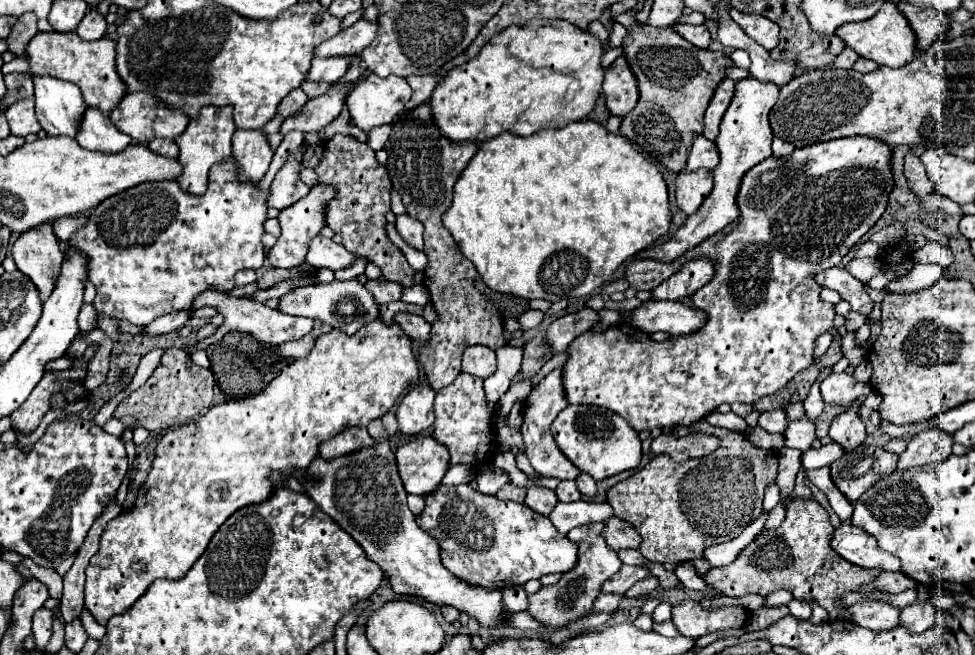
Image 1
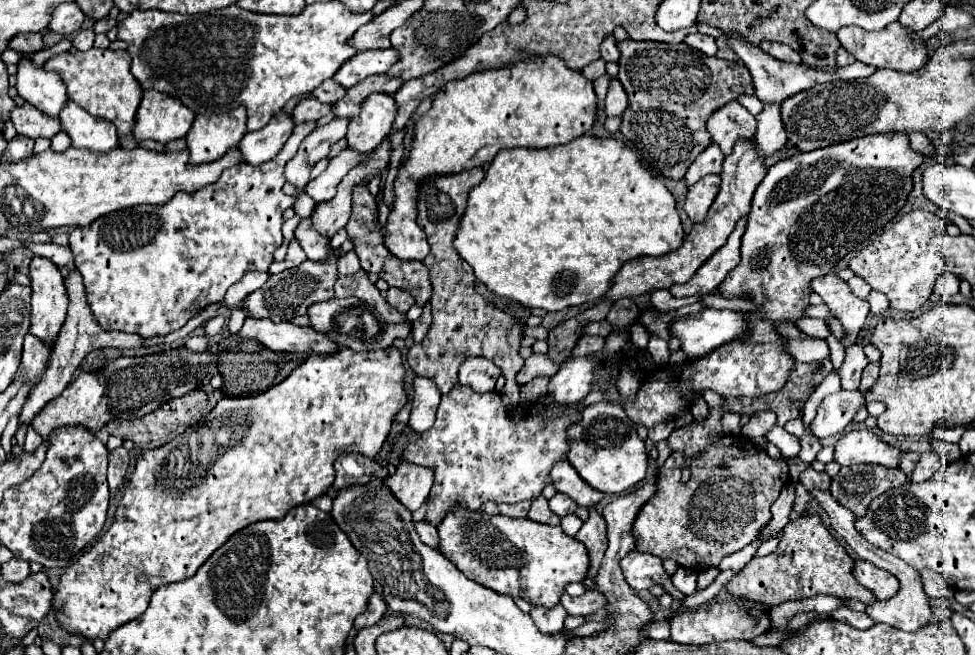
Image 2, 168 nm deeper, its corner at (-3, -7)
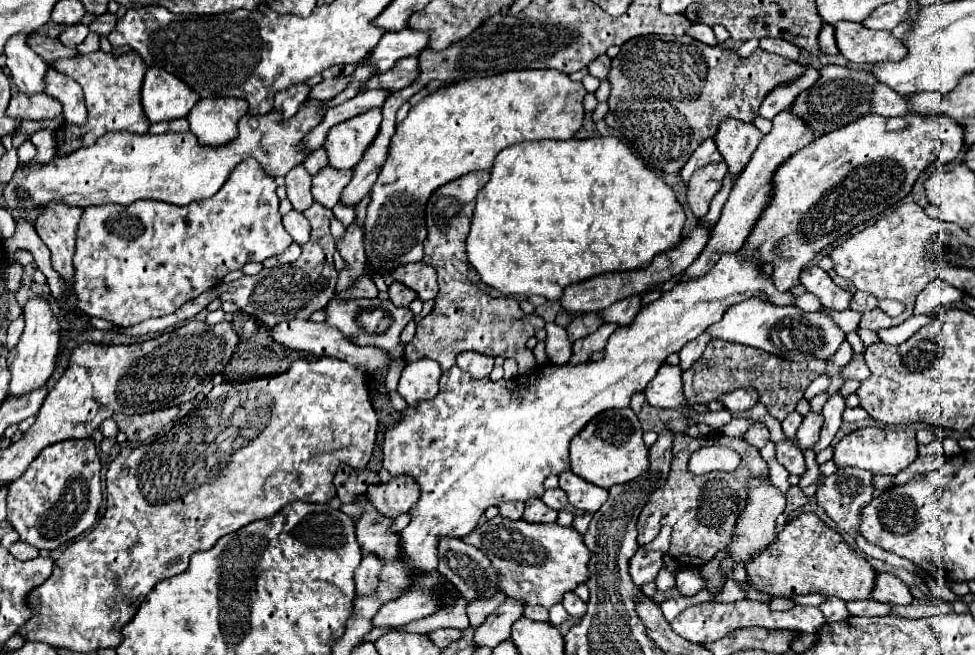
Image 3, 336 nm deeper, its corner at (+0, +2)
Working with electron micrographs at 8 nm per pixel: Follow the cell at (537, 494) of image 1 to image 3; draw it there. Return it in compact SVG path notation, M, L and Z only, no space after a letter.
M530 498L526 502L526 510L524 510L522 518L528 522L556 522L558 512L544 506L544 502L540 498Z

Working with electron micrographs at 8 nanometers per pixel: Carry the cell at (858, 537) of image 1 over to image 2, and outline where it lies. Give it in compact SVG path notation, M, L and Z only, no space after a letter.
M857 559L855 561L855 577L857 581L867 587L879 601L891 599L897 591L899 591L899 579L883 569L875 569L873 565L869 565L867 561Z

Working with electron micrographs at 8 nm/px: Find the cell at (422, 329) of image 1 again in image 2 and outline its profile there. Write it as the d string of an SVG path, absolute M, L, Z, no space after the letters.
M359 269L353 275L345 275L339 277L335 283L335 297L357 297L365 303L369 303L387 323L399 323L403 319L407 319L405 315L399 315L399 311L395 311L385 297L379 293L379 289L367 279L367 273L363 269Z

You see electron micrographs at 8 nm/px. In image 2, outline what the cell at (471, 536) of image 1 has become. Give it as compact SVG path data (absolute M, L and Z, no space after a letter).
M475 511L475 515L465 515L463 519L459 519L457 515L447 515L447 519L443 519L437 529L443 555L451 559L467 579L503 595L521 597L531 605L555 607L565 593L565 587L573 581L583 581L589 571L587 549L575 537L565 535L561 527L535 523L531 519L507 519L503 515L489 517L487 513Z

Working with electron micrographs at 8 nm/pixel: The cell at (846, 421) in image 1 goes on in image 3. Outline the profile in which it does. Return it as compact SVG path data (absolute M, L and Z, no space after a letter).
M858 428L844 436L834 446L834 462L836 466L856 466L870 470L872 474L898 474L908 464L912 464L918 456L916 452L916 434L914 430L882 430L882 428Z

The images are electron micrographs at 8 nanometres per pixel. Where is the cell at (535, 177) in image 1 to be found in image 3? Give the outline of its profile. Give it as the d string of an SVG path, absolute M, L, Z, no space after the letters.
M606 136L606 138L586 138L586 140L538 140L538 142L524 142L524 144L516 144L516 146L508 146L504 148L496 158L494 158L494 166L490 170L490 180L486 182L486 186L480 190L478 198L476 198L476 208L474 208L474 216L472 216L472 224L470 224L470 234L466 238L466 254L470 264L476 268L476 272L480 274L482 282L486 282L488 286L500 290L506 296L544 296L548 300L560 300L560 294L564 292L566 286L576 284L576 282L584 282L586 278L604 274L604 272L624 272L624 270L636 270L636 268L644 268L652 262L652 258L672 246L676 246L682 240L682 226L684 226L686 214L680 206L680 202L676 200L672 188L650 168L644 166L644 162L640 158L636 158L628 145L616 136Z

